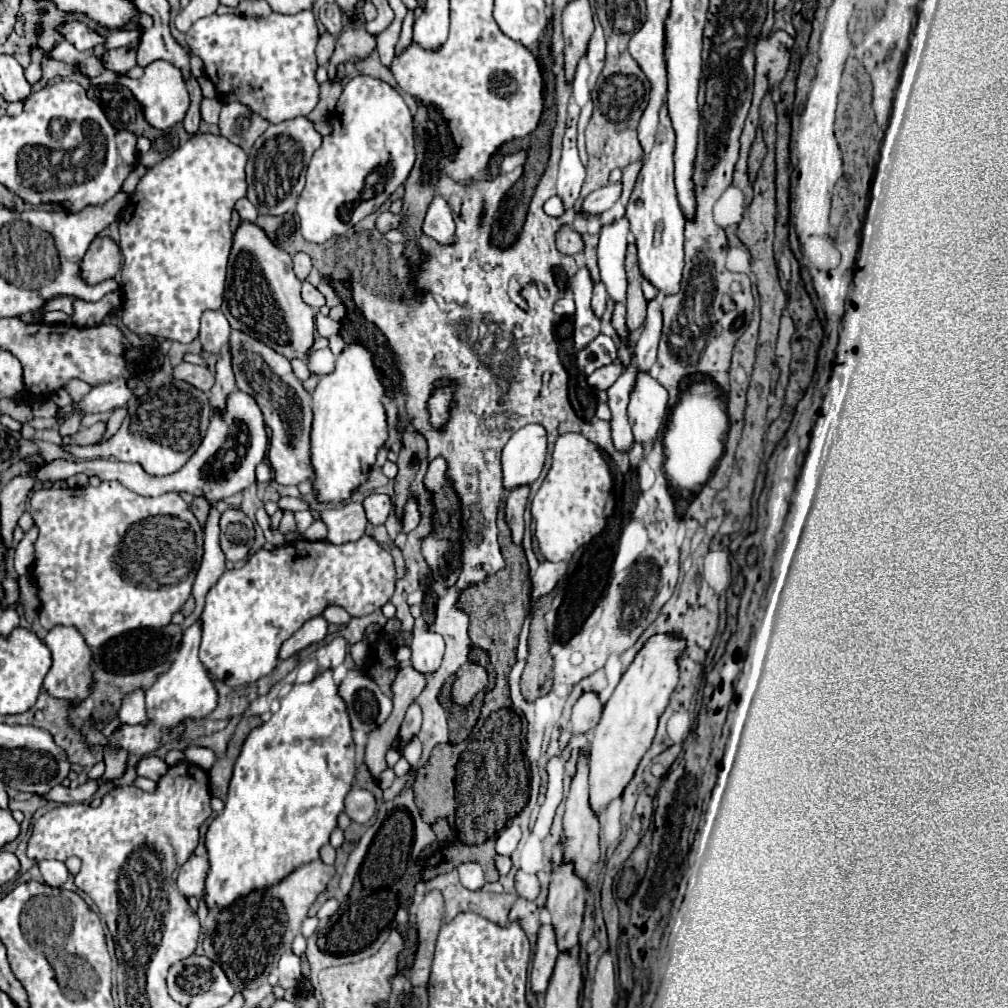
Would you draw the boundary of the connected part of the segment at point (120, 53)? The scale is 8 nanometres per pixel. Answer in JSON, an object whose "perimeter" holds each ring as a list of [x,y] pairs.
{"perimeter":[[[130,44],[124,48],[110,50],[102,56],[102,64],[108,70],[114,70],[118,74],[126,74],[136,66],[136,54],[138,54],[138,44]]]}

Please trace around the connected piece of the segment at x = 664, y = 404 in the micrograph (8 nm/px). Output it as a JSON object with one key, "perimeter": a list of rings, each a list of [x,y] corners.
{"perimeter":[[[640,370],[636,374],[634,390],[630,394],[628,418],[634,432],[636,442],[652,442],[656,432],[666,416],[668,408],[668,392],[666,388],[654,380],[648,372]]]}

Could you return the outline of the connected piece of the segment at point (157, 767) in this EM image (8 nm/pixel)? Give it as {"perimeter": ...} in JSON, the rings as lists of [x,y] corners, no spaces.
{"perimeter":[[[146,756],[146,758],[140,758],[140,762],[136,764],[136,772],[138,776],[144,776],[144,778],[150,778],[150,780],[158,780],[164,772],[168,770],[166,762],[158,756]]]}

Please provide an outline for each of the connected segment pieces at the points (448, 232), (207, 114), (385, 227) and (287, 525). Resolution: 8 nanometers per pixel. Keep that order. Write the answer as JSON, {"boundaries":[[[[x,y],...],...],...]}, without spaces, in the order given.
{"boundaries":[[[[438,194],[434,196],[432,204],[428,206],[422,232],[426,236],[434,238],[438,244],[454,244],[456,224],[454,224],[454,218],[452,218],[452,210],[446,204],[446,200]]],[[[204,98],[202,100],[202,106],[200,106],[200,114],[202,114],[202,120],[208,122],[208,124],[216,124],[218,122],[218,116],[220,116],[220,100],[210,100],[210,98]]],[[[380,212],[378,220],[376,220],[376,228],[378,228],[382,234],[386,234],[386,232],[390,232],[392,228],[400,228],[398,222],[400,222],[398,214],[392,214],[392,212]]],[[[284,511],[278,530],[283,534],[294,532],[296,530],[296,522],[293,512]]]]}

